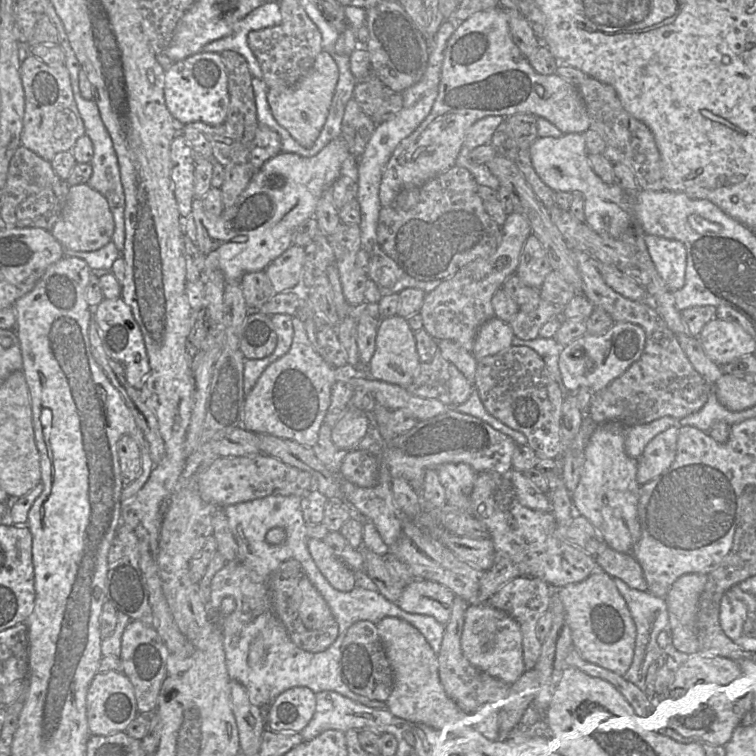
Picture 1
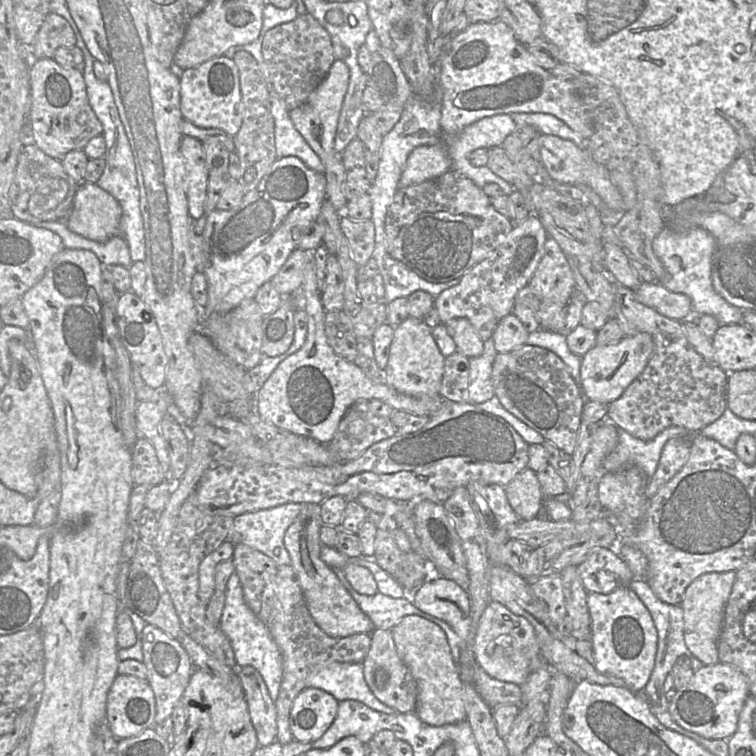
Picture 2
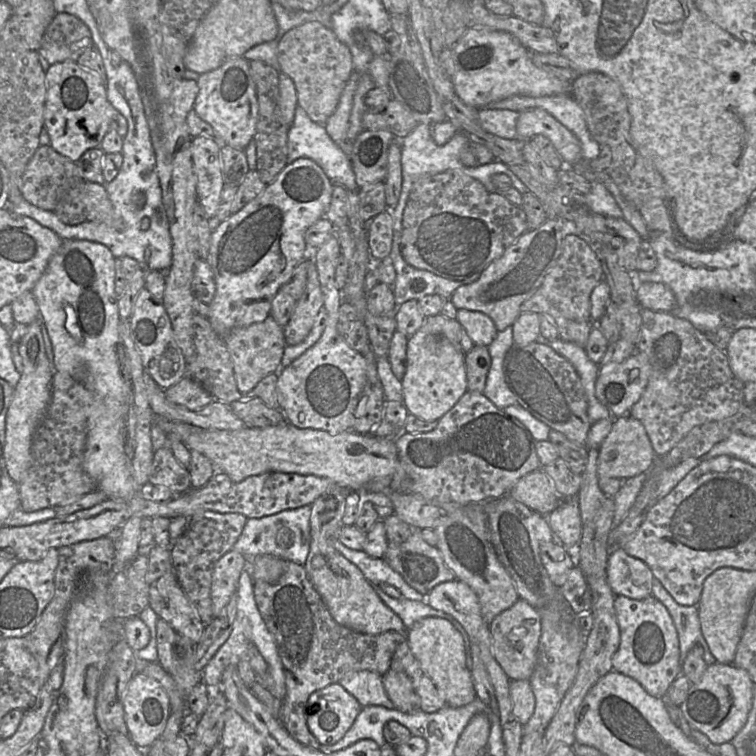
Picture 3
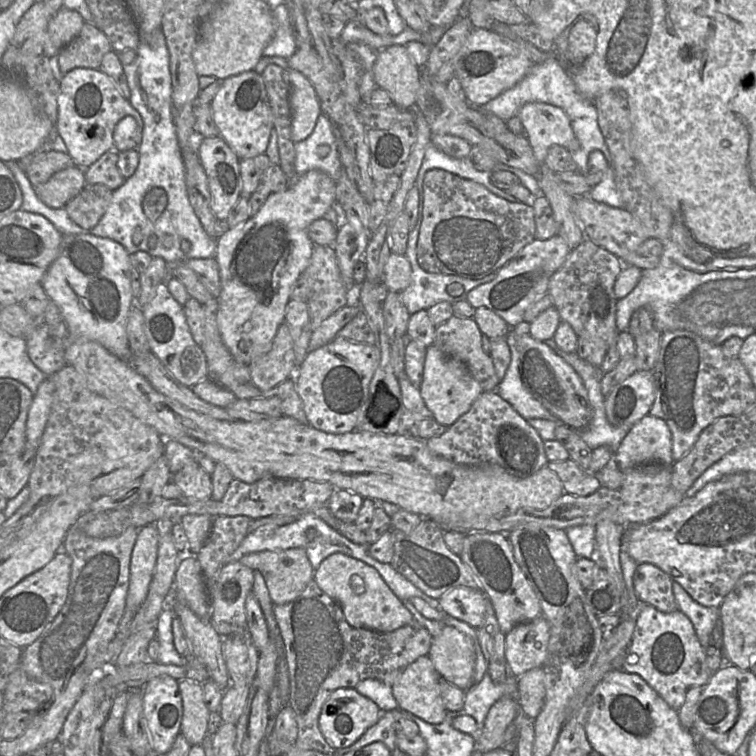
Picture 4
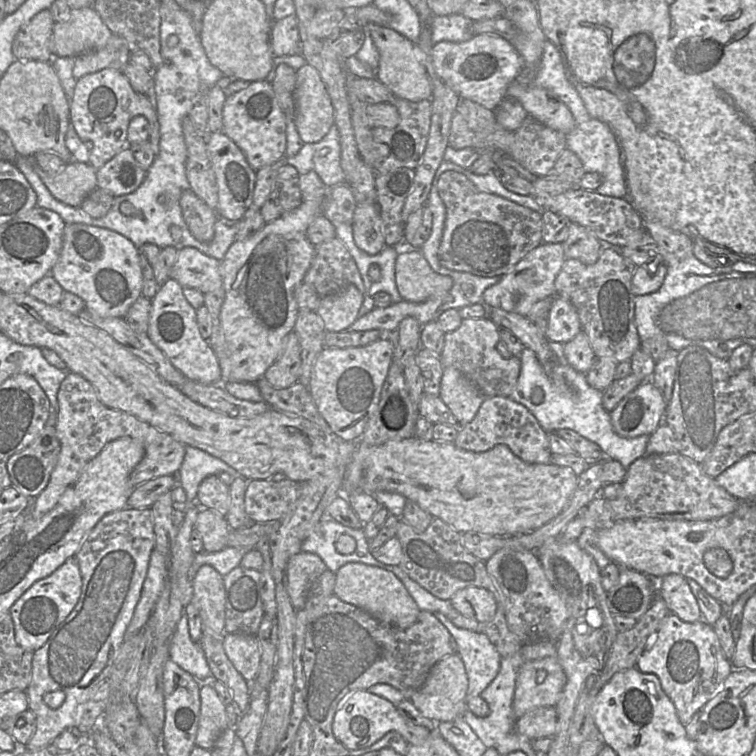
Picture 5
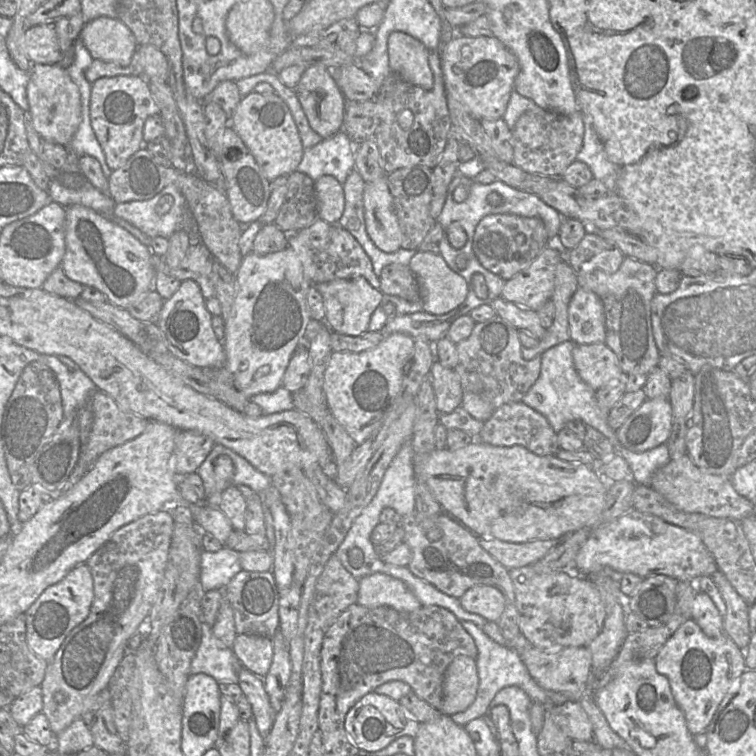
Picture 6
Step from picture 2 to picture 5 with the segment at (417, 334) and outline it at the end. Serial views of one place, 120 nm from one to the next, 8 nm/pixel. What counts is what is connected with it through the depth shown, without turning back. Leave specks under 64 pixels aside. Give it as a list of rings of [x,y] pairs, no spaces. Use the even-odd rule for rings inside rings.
[[[446,367],[443,370],[438,396],[458,421],[458,426],[470,422],[486,396],[460,371]]]

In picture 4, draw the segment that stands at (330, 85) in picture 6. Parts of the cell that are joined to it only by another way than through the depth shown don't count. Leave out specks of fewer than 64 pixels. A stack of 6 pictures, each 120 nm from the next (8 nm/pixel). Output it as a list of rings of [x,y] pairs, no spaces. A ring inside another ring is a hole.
[[[289,71],[292,140],[300,142],[313,132],[322,114],[320,101],[311,82],[299,71]]]

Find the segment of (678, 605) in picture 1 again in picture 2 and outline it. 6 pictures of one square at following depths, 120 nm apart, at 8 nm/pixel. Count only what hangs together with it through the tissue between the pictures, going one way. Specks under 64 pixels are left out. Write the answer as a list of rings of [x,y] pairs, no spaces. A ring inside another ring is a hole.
[[[736,571],[706,573],[696,578],[685,590],[680,607],[683,610],[684,642],[693,657],[704,665],[718,662],[717,643],[724,610],[736,578]]]

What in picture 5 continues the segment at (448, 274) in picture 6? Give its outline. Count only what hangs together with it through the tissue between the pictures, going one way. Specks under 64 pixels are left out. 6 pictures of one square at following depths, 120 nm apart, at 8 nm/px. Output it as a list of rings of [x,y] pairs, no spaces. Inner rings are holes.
[[[419,250],[398,254],[395,281],[403,300],[412,303],[423,303],[444,295],[453,287],[452,278],[436,273]]]

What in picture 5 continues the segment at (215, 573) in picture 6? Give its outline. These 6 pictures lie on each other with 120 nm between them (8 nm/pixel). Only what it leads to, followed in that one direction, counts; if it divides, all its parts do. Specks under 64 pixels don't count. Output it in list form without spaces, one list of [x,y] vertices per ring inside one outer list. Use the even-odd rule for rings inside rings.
[[[226,547],[216,552],[195,553],[191,569],[190,580],[201,566],[208,565],[214,568],[221,576],[225,576],[234,568],[240,566],[244,555],[251,549],[246,547]]]

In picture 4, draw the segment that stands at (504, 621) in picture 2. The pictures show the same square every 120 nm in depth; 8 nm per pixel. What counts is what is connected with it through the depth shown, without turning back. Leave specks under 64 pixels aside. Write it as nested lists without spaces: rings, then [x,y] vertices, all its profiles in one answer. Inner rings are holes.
[[[543,615],[519,624],[505,634],[505,656],[512,675],[518,679],[528,671],[541,667],[547,658],[549,639],[550,626]]]

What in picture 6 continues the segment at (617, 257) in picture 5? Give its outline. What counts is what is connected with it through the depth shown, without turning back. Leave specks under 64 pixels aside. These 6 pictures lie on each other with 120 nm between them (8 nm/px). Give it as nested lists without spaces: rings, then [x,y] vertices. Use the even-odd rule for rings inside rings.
[[[625,257],[618,271],[613,274],[603,271],[577,274],[579,288],[594,292],[602,301],[606,327],[604,344],[615,353],[624,374],[647,376],[658,367],[661,354],[655,343],[651,323],[651,301],[657,294],[657,271],[654,265]]]

